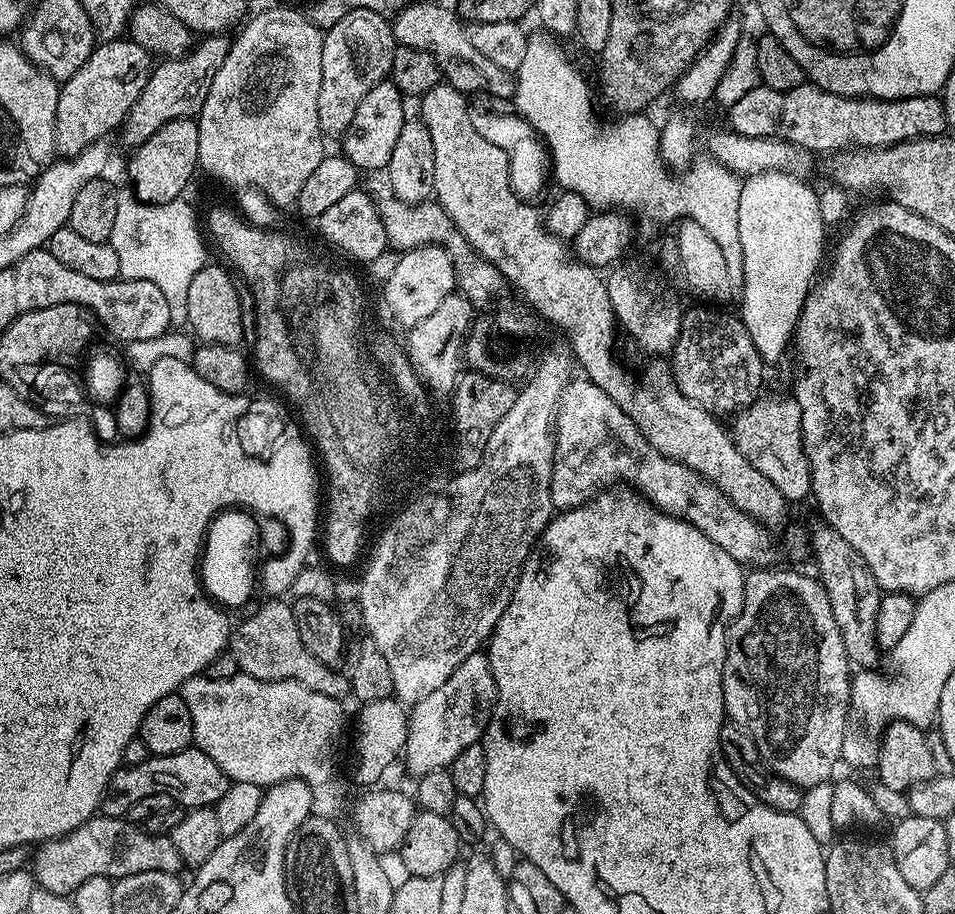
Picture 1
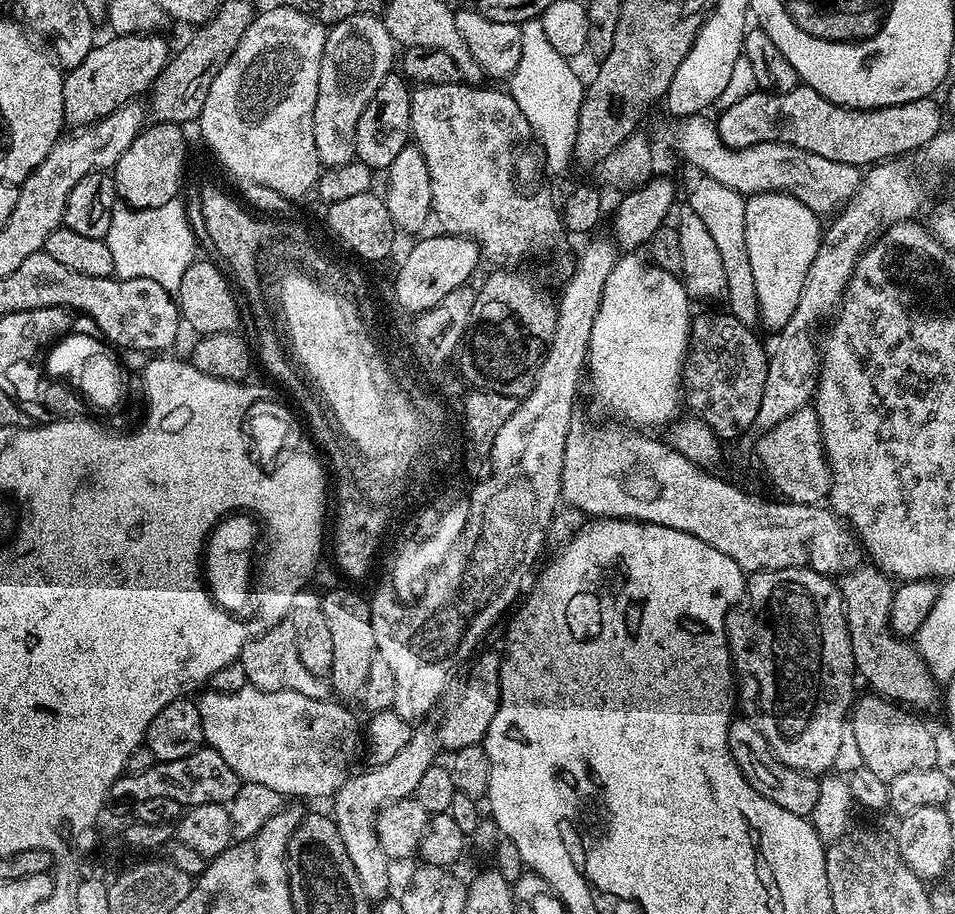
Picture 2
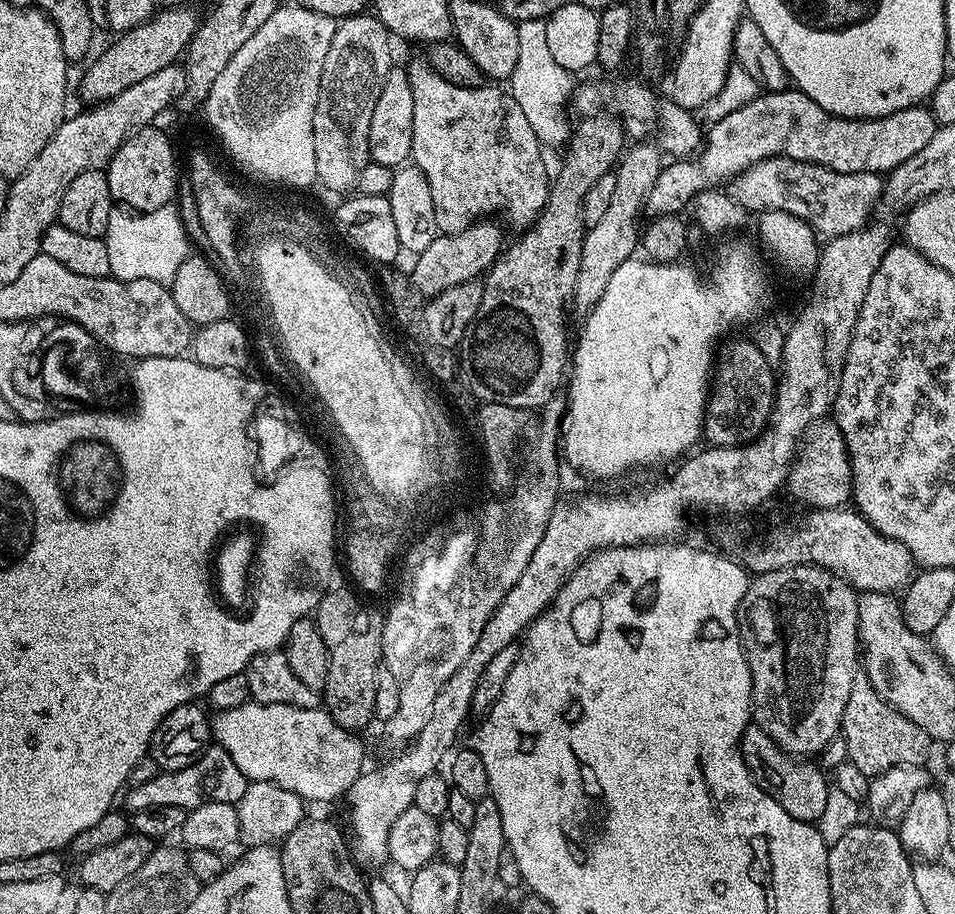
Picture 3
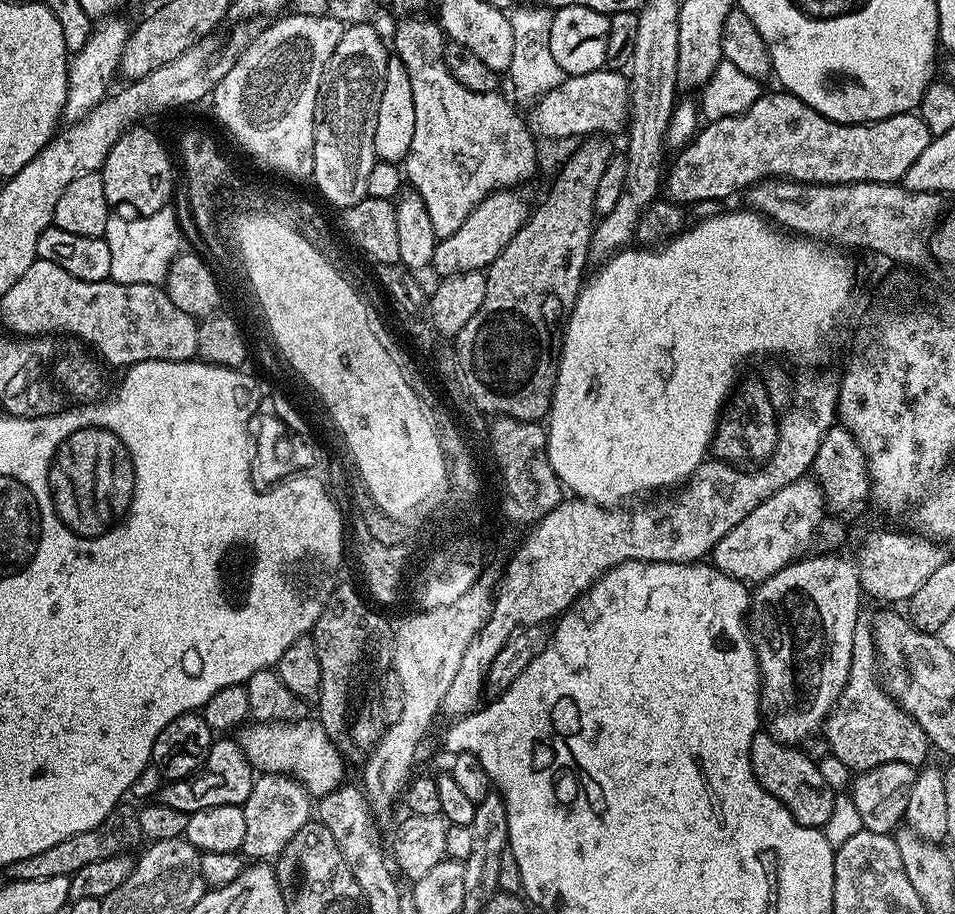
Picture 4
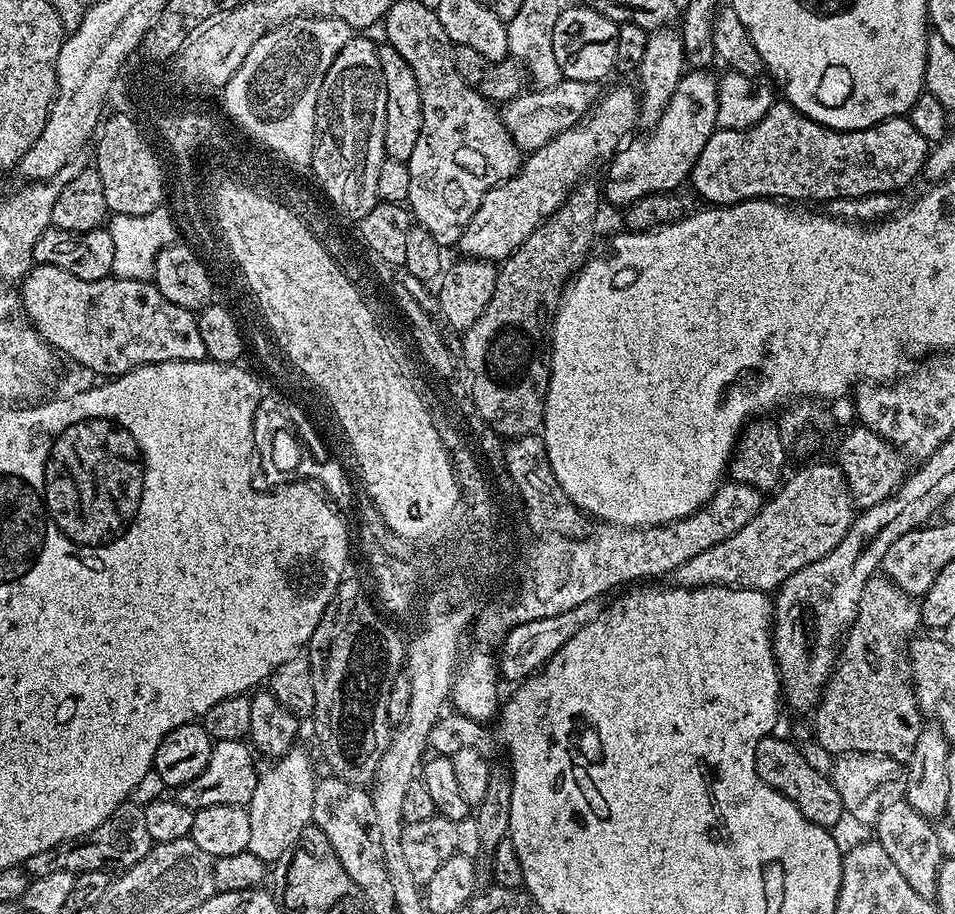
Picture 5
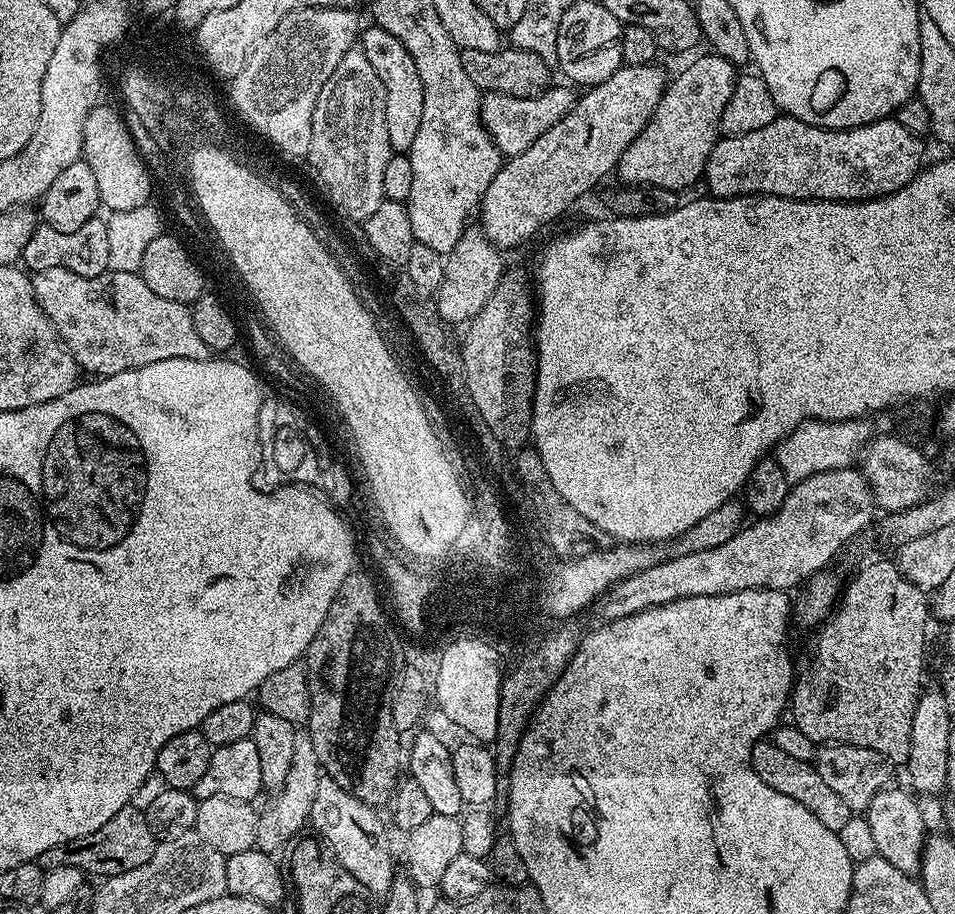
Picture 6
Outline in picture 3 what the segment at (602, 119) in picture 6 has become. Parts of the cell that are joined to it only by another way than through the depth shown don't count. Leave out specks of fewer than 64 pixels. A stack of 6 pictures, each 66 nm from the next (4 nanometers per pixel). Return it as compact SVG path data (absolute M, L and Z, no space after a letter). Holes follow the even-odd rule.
M484 218L461 232L437 234L434 242L430 242L430 246L426 246L426 250L415 257L411 287L416 287L424 298L431 298L442 294L442 290L450 290L450 286L458 286L458 282L470 282L483 277L502 251L500 228L492 223L496 222Z

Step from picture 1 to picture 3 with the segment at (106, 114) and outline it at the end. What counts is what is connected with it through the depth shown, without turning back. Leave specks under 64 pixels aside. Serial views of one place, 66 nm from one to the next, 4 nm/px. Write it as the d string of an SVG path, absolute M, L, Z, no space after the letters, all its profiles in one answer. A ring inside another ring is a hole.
M168 8L165 12L157 11L147 24L115 37L116 41L89 66L80 80L80 96L88 102L103 102L112 96L130 90L134 82L158 74L158 70L173 67L176 59L185 55L188 43L196 33L198 15L192 8Z

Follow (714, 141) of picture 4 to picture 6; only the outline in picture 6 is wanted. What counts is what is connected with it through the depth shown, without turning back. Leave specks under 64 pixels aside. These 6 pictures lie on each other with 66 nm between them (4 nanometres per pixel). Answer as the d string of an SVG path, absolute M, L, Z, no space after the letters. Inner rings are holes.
M777 115L776 120L769 125L762 127L760 130L752 130L741 136L724 136L717 139L715 146L712 147L712 153L708 156L708 161L704 167L702 177L703 183L708 183L708 188L713 197L723 198L726 196L781 196L791 200L843 200L851 202L853 200L875 200L888 196L892 192L898 191L902 186L906 186L920 171L922 161L920 155L923 154L924 148L921 137L910 134L906 126L902 126L894 118L887 120L876 120L872 124L863 124L857 128L819 128L813 124L802 122L793 116Z

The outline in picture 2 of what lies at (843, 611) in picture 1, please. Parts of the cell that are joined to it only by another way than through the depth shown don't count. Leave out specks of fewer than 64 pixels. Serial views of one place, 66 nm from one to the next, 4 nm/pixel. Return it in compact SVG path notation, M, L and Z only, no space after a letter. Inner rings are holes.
M856 566L839 577L840 593L844 599L844 613L850 634L852 657L856 671L869 684L875 695L884 697L912 710L928 708L937 703L938 681L924 665L920 653L907 639L901 638L890 626L890 602L894 584L889 577L875 567Z

